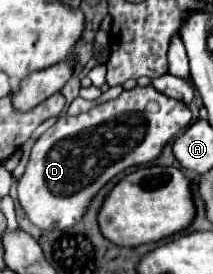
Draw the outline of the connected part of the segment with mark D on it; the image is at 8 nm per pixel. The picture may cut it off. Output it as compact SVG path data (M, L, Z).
M154 86L146 88L132 88L124 90L116 100L108 100L100 106L94 106L92 110L78 114L78 116L68 116L62 114L58 122L48 128L34 144L30 152L30 160L26 164L24 174L16 180L16 190L18 190L18 204L22 206L24 214L28 220L38 226L40 230L64 230L74 224L78 224L88 208L94 196L120 172L132 166L144 166L152 164L164 150L164 146L182 130L188 128L192 120L192 114L188 106L180 100L168 98L166 94L158 92Z

